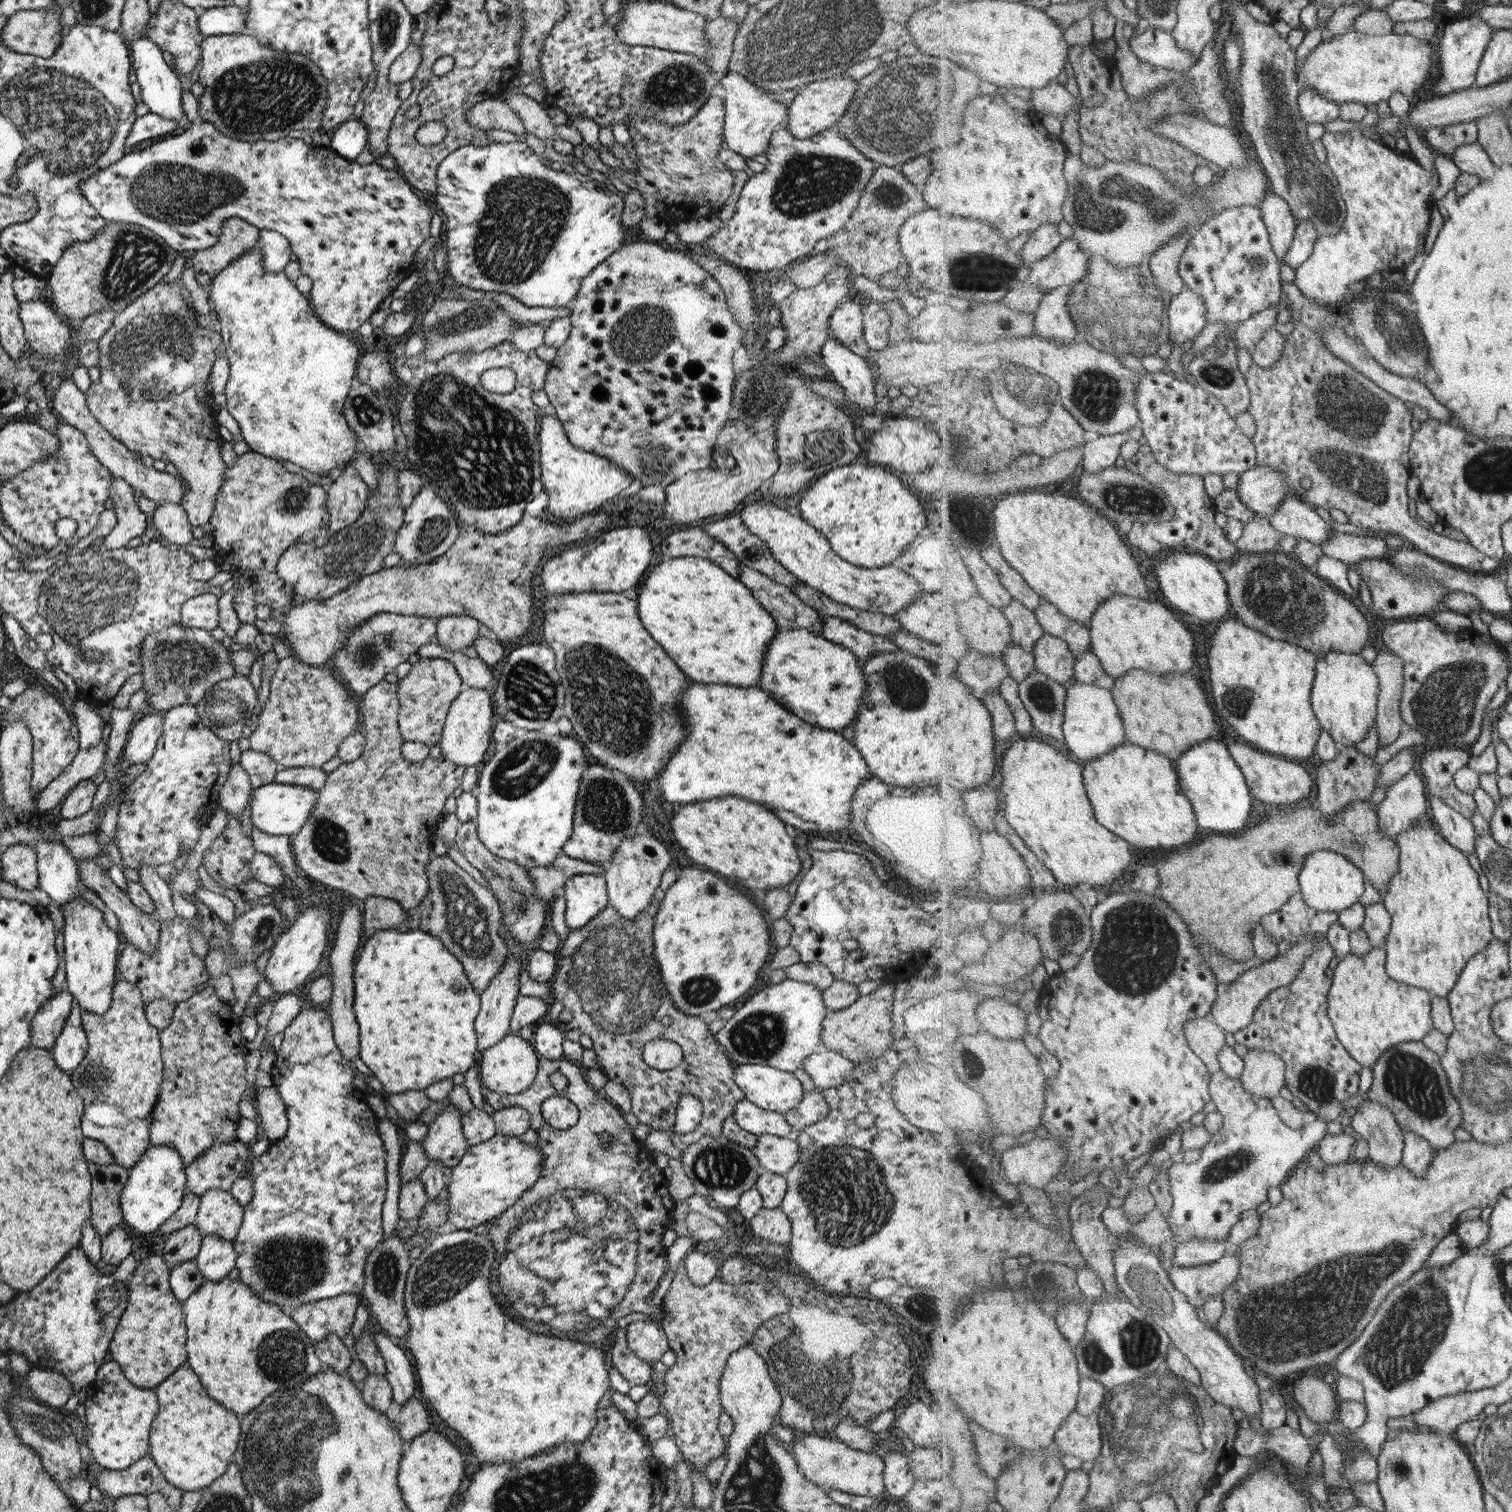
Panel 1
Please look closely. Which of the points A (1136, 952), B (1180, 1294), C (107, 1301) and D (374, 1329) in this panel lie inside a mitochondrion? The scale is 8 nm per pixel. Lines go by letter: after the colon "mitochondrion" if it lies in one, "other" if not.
A: mitochondrion
B: other
C: mitochondrion
D: other

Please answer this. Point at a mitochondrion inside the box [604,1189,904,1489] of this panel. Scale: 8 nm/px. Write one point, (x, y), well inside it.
(808, 1383)

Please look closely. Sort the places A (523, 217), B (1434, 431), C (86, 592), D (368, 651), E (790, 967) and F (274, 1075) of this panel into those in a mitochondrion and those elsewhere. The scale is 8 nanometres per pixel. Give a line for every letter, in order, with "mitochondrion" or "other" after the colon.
A: mitochondrion
B: other
C: mitochondrion
D: mitochondrion
E: other
F: other

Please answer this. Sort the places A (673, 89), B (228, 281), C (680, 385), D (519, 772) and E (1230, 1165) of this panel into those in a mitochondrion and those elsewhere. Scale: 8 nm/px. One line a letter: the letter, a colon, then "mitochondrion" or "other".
A: mitochondrion
B: other
C: other
D: mitochondrion
E: mitochondrion

